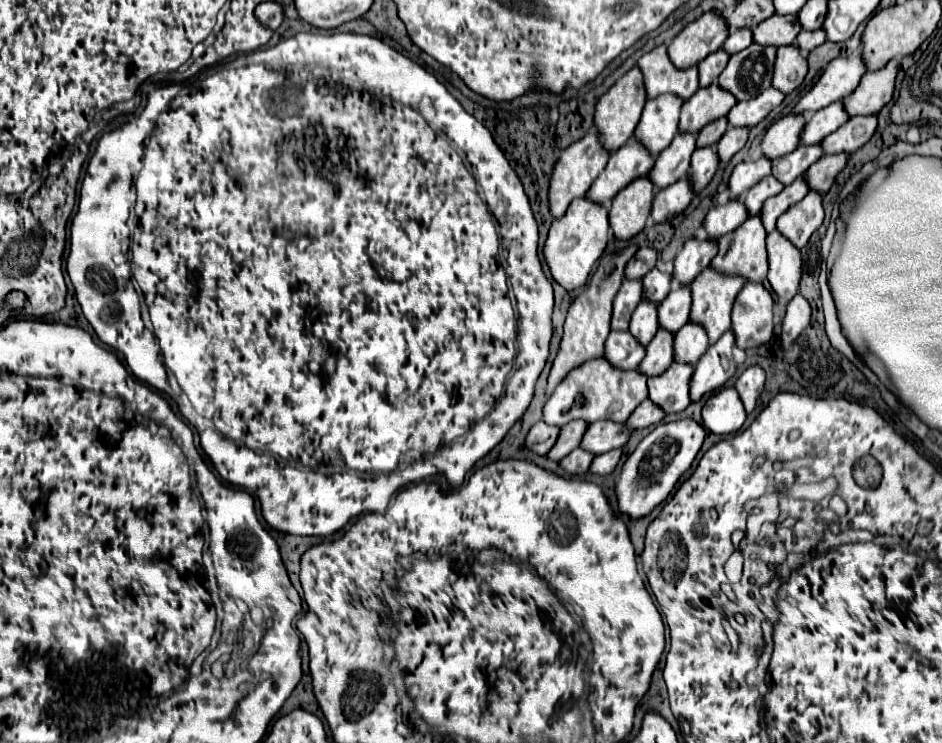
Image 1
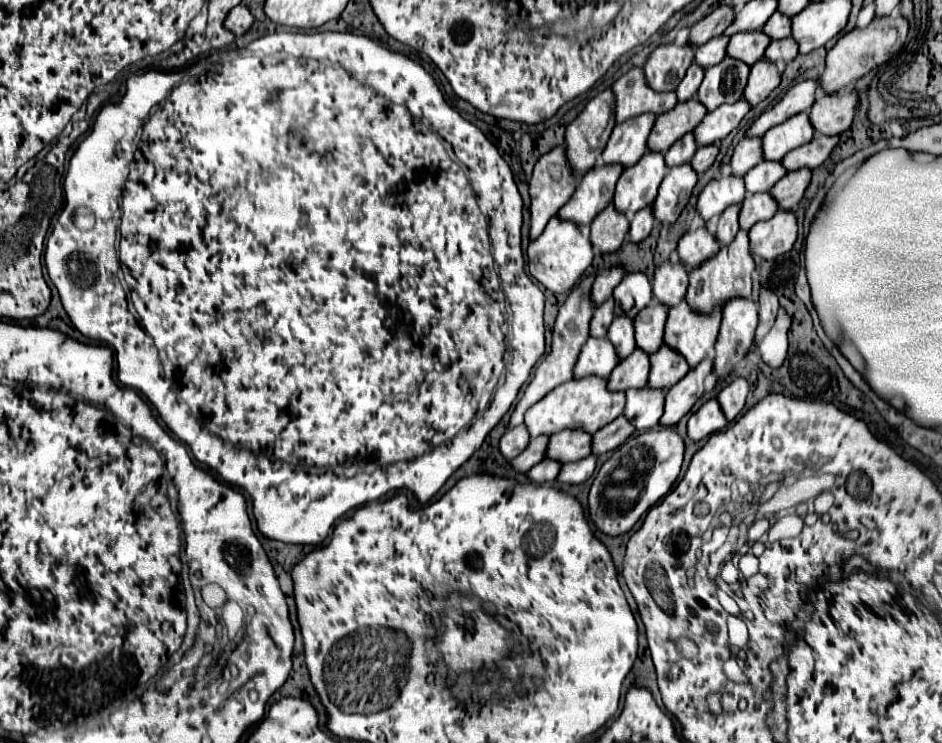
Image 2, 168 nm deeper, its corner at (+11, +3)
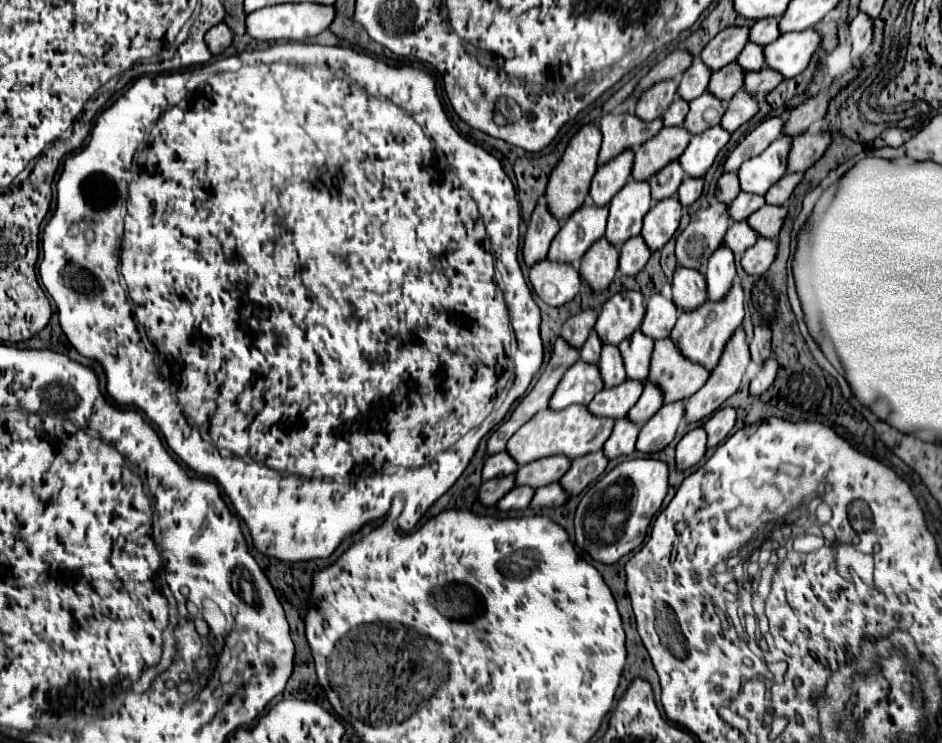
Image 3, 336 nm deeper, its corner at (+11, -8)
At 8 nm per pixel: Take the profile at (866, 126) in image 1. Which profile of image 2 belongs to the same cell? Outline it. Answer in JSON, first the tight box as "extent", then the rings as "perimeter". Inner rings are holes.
{"extent":[781,135,839,173],"perimeter":[[[823,135],[821,139],[811,139],[809,143],[797,147],[789,155],[785,155],[781,159],[781,165],[785,167],[787,173],[793,173],[801,167],[815,169],[831,155],[837,141],[839,141],[839,137],[827,137],[827,135]]]}

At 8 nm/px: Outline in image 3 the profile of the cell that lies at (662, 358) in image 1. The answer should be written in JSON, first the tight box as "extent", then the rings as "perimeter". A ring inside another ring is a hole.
{"extent":[589,380,643,418],"perimeter":[[[625,380],[621,386],[613,386],[609,390],[601,390],[591,402],[589,410],[595,416],[609,416],[609,418],[623,418],[629,408],[633,408],[641,396],[643,382]]]}

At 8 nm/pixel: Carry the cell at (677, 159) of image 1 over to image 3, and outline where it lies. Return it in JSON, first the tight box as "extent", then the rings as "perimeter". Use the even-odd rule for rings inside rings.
{"extent":[605,178,653,246],"perimeter":[[[629,178],[625,188],[621,188],[611,200],[605,238],[615,246],[621,246],[631,236],[637,236],[641,232],[643,216],[651,208],[651,202],[653,198],[649,182],[637,182]]]}

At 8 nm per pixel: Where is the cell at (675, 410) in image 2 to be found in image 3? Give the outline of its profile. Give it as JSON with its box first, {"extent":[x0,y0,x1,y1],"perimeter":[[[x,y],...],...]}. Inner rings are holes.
{"extent":[635,400,685,454],"perimeter":[[[685,400],[663,406],[647,424],[643,424],[635,448],[645,454],[655,454],[663,450],[675,438],[677,428],[683,422],[683,416],[685,416]]]}

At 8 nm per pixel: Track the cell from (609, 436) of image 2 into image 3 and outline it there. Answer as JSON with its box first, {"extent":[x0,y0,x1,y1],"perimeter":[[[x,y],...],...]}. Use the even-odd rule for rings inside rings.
{"extent":[561,450,609,496],"perimeter":[[[597,450],[597,454],[587,454],[585,458],[575,458],[569,472],[561,478],[561,484],[565,490],[571,492],[571,496],[577,496],[589,482],[597,480],[605,468],[609,458],[605,458],[603,450]]]}

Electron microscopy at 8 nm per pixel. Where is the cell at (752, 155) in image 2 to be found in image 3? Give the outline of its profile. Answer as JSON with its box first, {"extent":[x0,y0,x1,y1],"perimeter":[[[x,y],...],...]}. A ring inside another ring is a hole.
{"extent":[717,172,741,202],"perimeter":[[[725,172],[721,178],[719,178],[719,184],[717,184],[717,198],[721,202],[733,202],[737,198],[737,194],[741,192],[741,188],[737,186],[737,172]]]}

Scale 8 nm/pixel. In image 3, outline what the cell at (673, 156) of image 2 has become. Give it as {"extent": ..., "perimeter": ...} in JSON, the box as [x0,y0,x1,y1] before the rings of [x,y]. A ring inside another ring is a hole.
{"extent":[649,160,683,200],"perimeter":[[[679,160],[669,162],[669,166],[665,166],[657,174],[653,174],[653,178],[649,178],[653,200],[663,200],[663,198],[675,196],[681,180],[683,180],[683,170],[681,170]]]}

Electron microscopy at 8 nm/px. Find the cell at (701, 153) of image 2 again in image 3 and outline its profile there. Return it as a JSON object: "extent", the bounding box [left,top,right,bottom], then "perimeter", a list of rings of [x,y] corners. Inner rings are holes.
{"extent":[679,176,703,208],"perimeter":[[[703,176],[701,178],[685,178],[683,180],[683,184],[679,186],[679,200],[681,200],[681,204],[687,208],[687,206],[691,206],[699,196],[701,196],[701,192],[703,192]]]}

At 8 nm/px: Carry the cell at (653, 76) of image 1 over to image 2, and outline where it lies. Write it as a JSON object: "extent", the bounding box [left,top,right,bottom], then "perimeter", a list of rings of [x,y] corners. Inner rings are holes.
{"extent":[611,67,677,123],"perimeter":[[[635,67],[621,79],[617,79],[611,87],[615,95],[615,123],[623,123],[643,113],[661,115],[677,105],[677,97],[673,93],[657,95],[655,91],[649,91],[643,77],[643,69]]]}

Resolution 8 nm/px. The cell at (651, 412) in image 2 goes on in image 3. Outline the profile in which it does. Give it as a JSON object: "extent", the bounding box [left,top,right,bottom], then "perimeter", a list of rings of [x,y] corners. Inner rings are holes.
{"extent":[603,418,641,458],"perimeter":[[[619,418],[615,422],[613,434],[609,436],[609,440],[603,446],[607,458],[617,458],[617,456],[631,454],[635,450],[635,442],[637,442],[639,430],[641,430],[639,424],[629,422],[629,418]]]}

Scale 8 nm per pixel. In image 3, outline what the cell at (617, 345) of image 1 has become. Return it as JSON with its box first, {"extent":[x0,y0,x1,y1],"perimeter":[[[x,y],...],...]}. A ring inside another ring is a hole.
{"extent":[549,362,603,410],"perimeter":[[[575,362],[561,378],[555,394],[551,396],[549,408],[561,410],[567,408],[569,404],[587,406],[599,390],[603,390],[603,386],[601,386],[601,374],[597,370],[597,364]]]}

